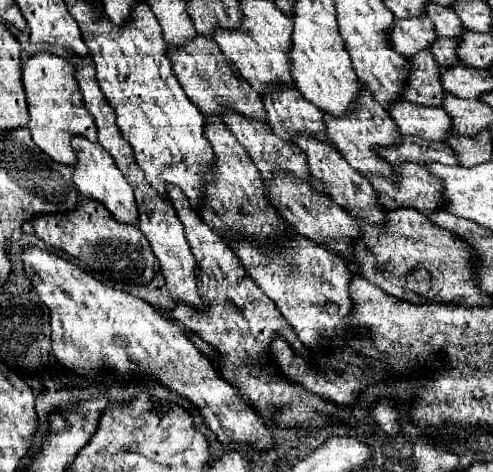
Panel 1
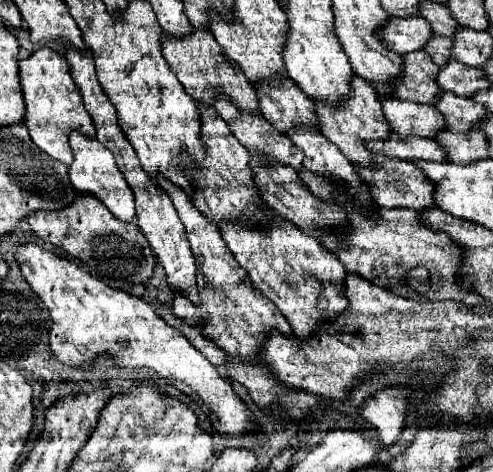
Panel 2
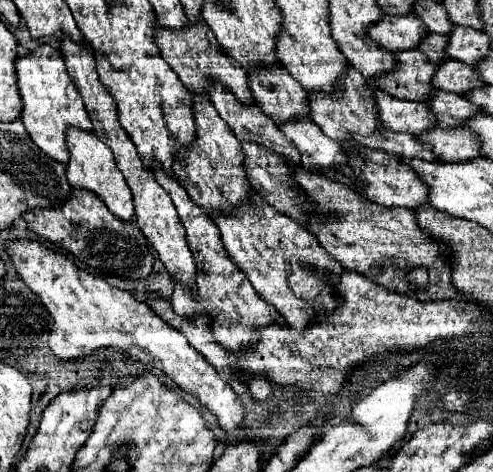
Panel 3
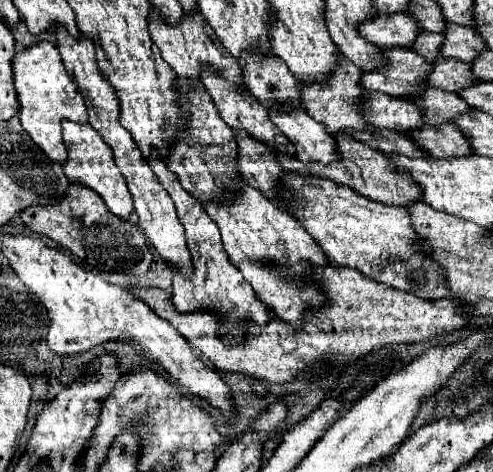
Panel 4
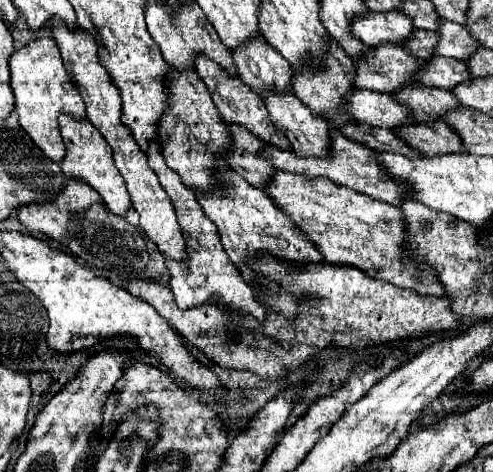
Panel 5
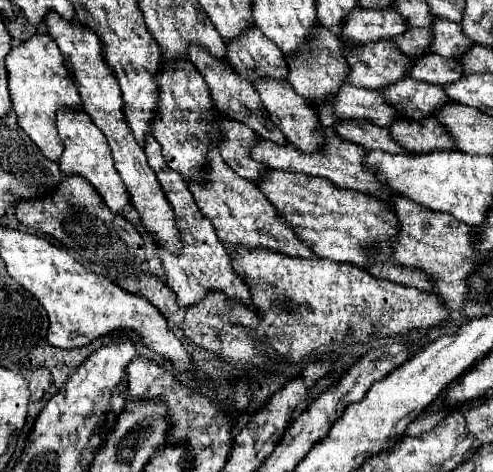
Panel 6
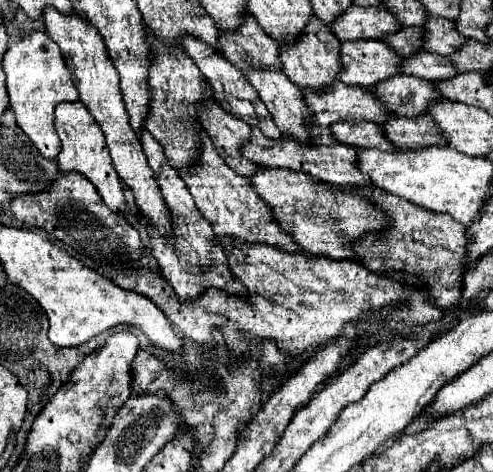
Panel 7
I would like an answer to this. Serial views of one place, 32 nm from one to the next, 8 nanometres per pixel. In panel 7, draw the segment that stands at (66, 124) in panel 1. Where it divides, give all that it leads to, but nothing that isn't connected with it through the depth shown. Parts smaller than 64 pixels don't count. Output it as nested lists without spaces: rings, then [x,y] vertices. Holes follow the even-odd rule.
[[[32,30],[28,36],[18,38],[18,42],[14,42],[6,50],[2,58],[2,68],[6,74],[10,108],[16,114],[16,124],[32,140],[42,156],[54,160],[60,154],[60,140],[54,130],[54,106],[60,102],[78,100],[72,74],[64,64],[64,56],[58,44],[52,42],[46,32]]]

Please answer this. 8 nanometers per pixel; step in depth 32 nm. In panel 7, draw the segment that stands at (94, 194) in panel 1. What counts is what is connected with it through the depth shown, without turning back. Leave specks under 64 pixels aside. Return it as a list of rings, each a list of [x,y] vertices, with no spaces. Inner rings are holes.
[[[60,102],[56,106],[56,120],[54,120],[54,128],[60,136],[62,142],[62,150],[58,154],[58,168],[62,172],[70,172],[76,170],[80,174],[84,174],[98,190],[98,194],[102,196],[102,200],[106,202],[108,208],[112,208],[114,212],[118,212],[124,206],[124,194],[122,194],[122,182],[118,178],[118,172],[114,170],[110,152],[106,148],[104,142],[104,134],[100,130],[100,126],[96,124],[94,116],[84,110],[82,102]]]

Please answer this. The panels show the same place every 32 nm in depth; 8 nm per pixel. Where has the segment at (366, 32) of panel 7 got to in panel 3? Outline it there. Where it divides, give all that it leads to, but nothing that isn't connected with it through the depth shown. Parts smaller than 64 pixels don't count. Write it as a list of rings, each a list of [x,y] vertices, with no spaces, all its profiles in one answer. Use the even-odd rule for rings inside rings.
[[[414,14],[408,16],[382,16],[376,24],[366,28],[370,40],[380,44],[390,52],[398,50],[412,50],[418,46],[422,36],[428,32],[422,20]]]

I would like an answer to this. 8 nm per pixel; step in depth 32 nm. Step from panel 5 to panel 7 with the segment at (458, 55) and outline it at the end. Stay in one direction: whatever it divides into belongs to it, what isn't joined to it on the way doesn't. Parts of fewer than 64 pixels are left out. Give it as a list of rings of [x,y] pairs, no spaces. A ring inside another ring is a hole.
[[[426,16],[422,48],[426,48],[428,52],[448,56],[454,52],[454,48],[460,48],[464,44],[464,40],[466,38],[454,28],[452,20],[446,20],[440,16]]]

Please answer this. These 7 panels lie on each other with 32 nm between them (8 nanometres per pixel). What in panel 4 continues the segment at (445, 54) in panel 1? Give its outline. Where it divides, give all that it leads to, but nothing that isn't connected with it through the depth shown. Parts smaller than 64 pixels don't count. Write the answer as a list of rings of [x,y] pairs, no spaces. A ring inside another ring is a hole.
[[[422,30],[422,34],[416,36],[416,40],[412,42],[410,50],[424,56],[428,62],[434,62],[440,56],[440,52],[438,52],[440,44],[442,44],[442,34],[432,34],[432,32]]]

